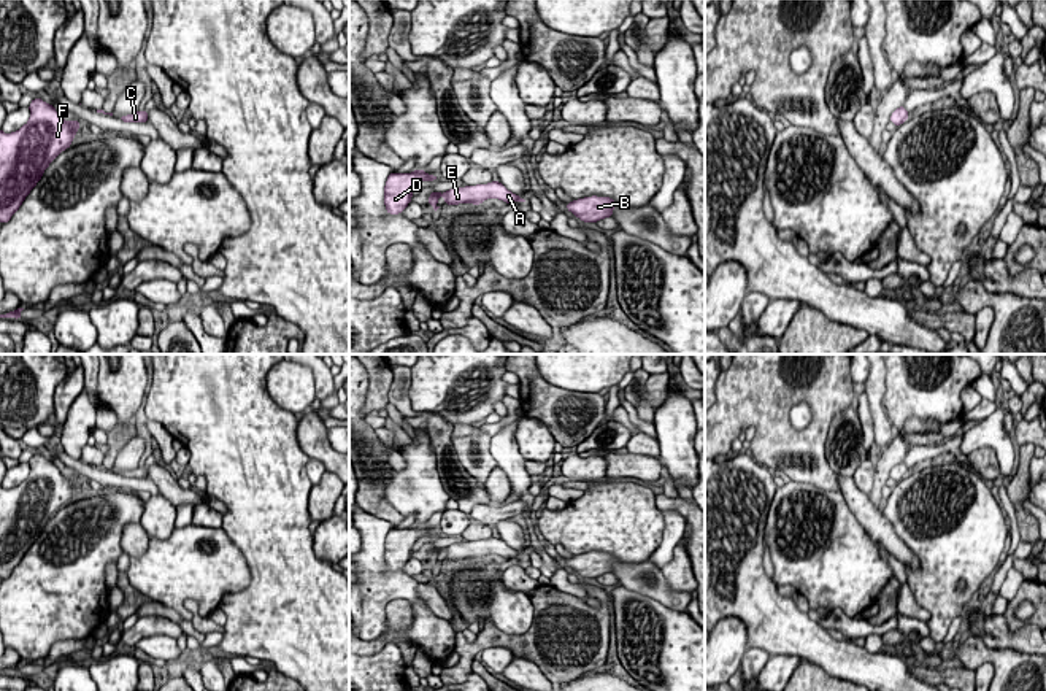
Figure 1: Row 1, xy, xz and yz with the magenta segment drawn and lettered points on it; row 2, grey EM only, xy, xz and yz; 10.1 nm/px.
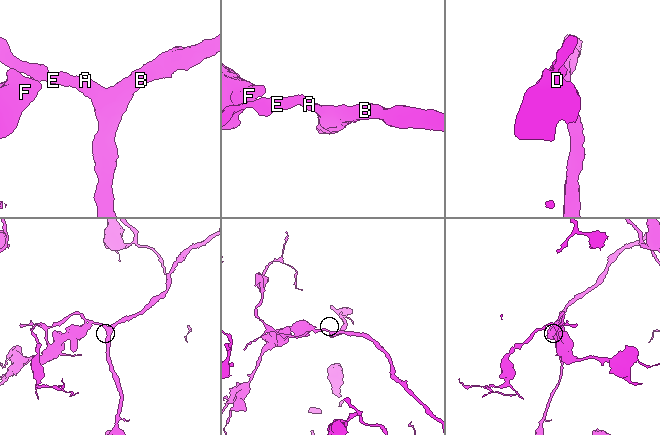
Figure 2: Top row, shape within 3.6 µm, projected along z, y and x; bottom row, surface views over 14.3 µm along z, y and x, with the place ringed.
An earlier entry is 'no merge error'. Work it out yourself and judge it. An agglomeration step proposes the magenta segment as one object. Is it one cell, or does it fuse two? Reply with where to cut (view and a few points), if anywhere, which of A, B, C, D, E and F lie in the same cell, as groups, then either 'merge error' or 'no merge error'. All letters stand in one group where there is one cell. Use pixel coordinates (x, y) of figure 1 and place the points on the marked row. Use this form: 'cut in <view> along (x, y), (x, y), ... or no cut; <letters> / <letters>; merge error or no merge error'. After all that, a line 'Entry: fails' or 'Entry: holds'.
no cut; A B C D E F; no merge error
Entry: holds

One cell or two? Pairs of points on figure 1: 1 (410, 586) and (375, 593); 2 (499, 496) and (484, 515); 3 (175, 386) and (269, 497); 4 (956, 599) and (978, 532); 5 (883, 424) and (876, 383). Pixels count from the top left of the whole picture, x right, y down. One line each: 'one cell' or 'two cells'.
1: one cell
2: two cells
3: one cell
4: one cell
5: one cell

